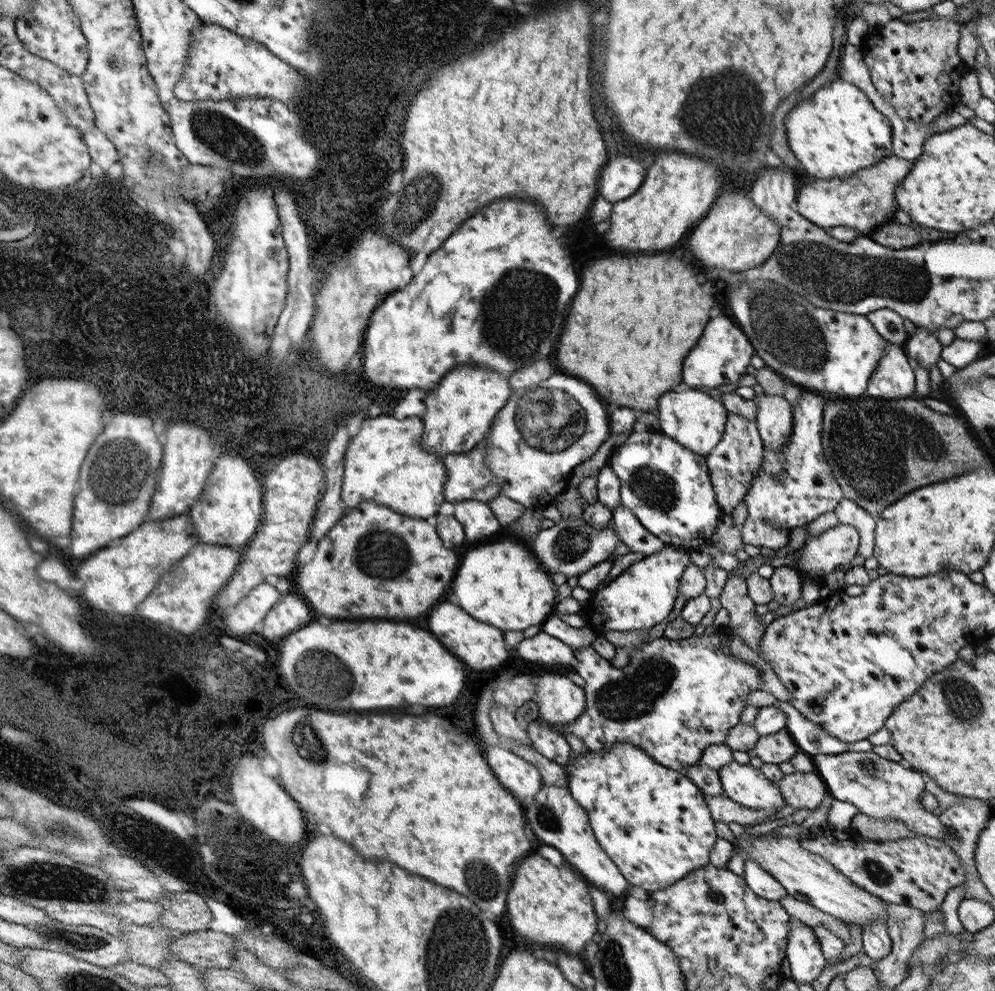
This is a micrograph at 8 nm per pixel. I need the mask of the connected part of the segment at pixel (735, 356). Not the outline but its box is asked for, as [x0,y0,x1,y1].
[682,315,754,389]

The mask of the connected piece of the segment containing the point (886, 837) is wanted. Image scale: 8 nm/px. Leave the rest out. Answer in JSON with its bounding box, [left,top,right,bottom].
[849,812,911,842]

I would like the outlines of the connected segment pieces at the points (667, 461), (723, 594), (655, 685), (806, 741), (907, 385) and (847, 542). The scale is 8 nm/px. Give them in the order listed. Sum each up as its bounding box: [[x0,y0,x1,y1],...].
[[607,431,723,553],[719,573,764,659],[544,631,760,774],[775,700,850,756],[865,341,915,400],[792,522,859,583]]

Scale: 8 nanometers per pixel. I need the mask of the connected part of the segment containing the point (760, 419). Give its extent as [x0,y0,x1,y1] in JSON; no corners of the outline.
[752,394,792,452]

